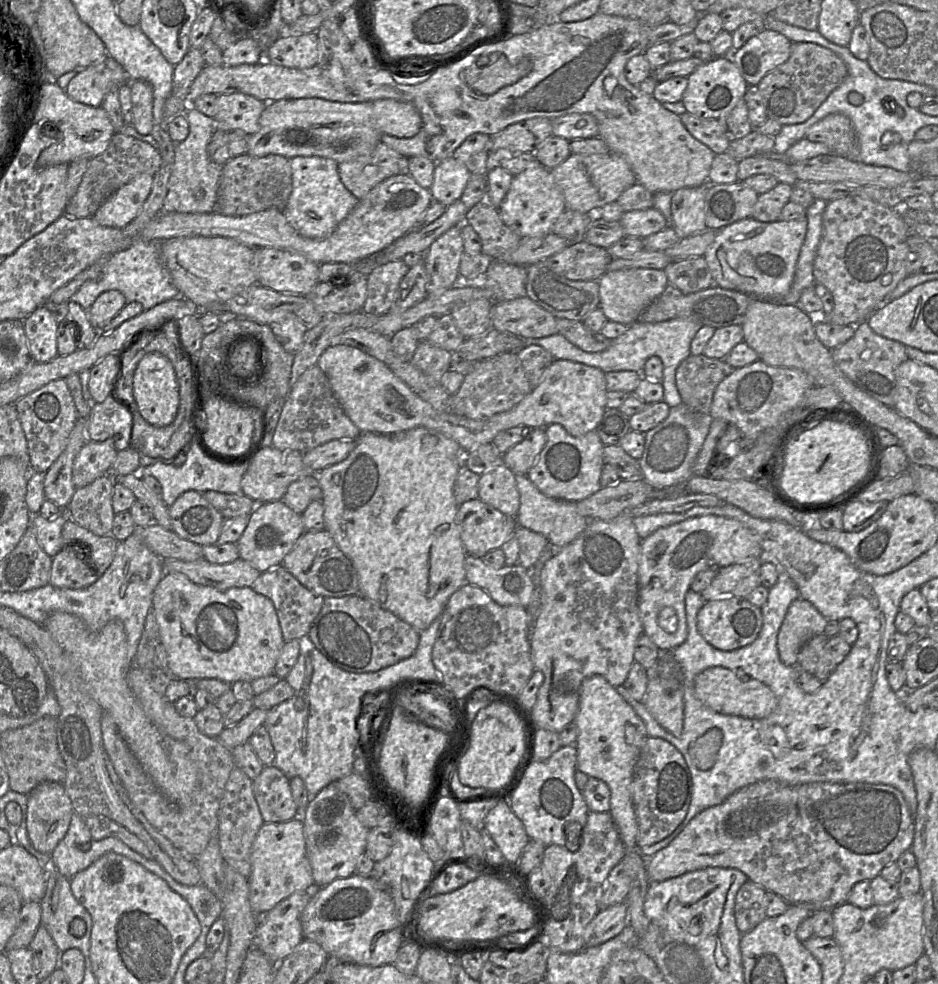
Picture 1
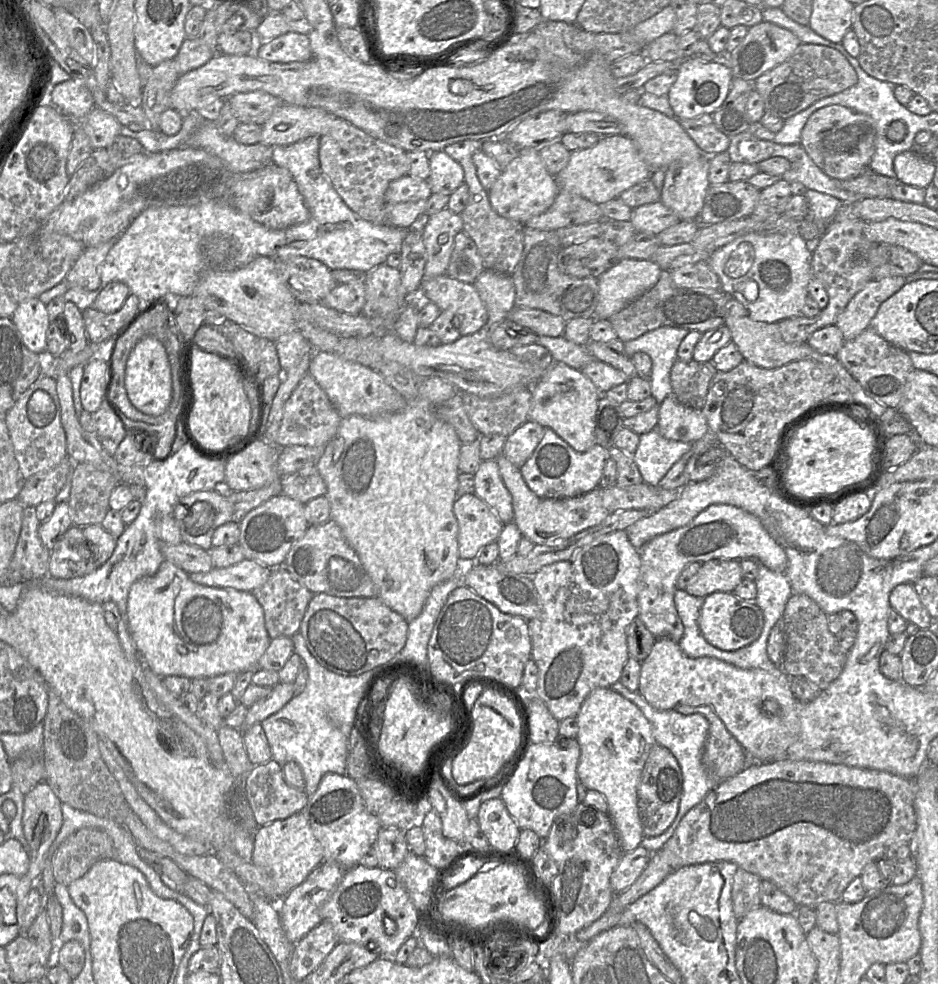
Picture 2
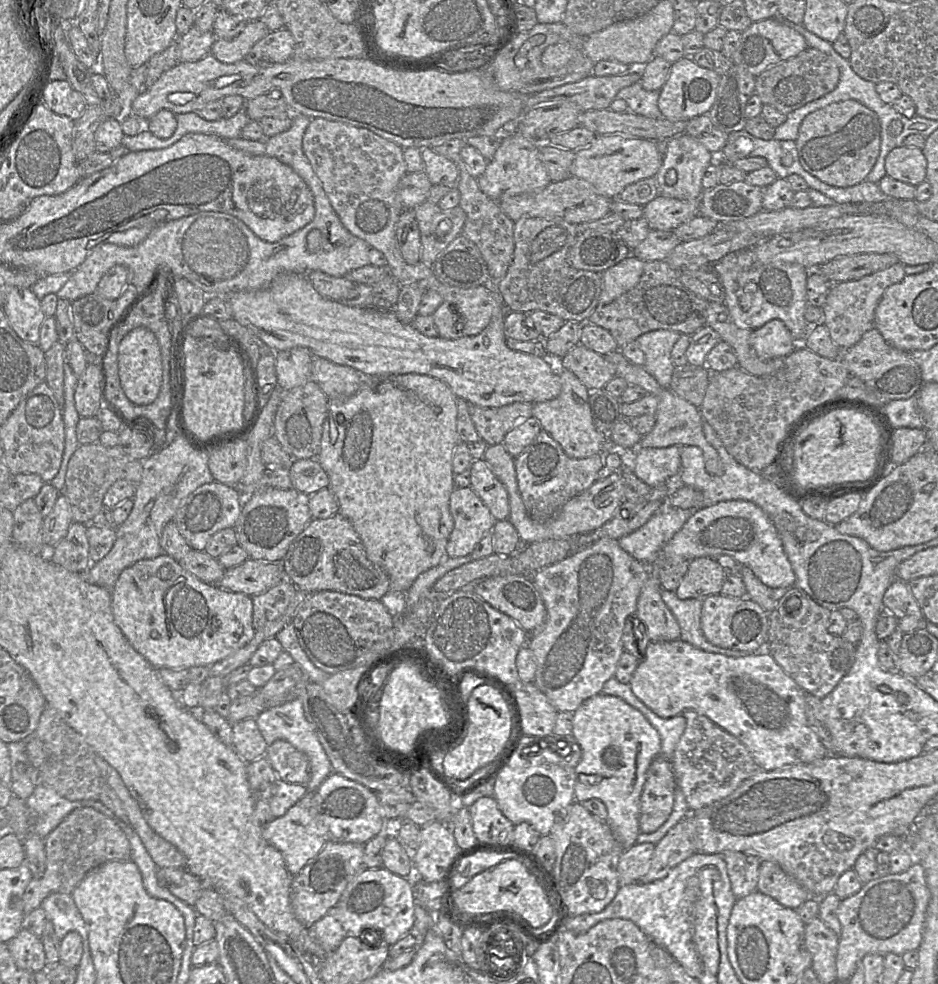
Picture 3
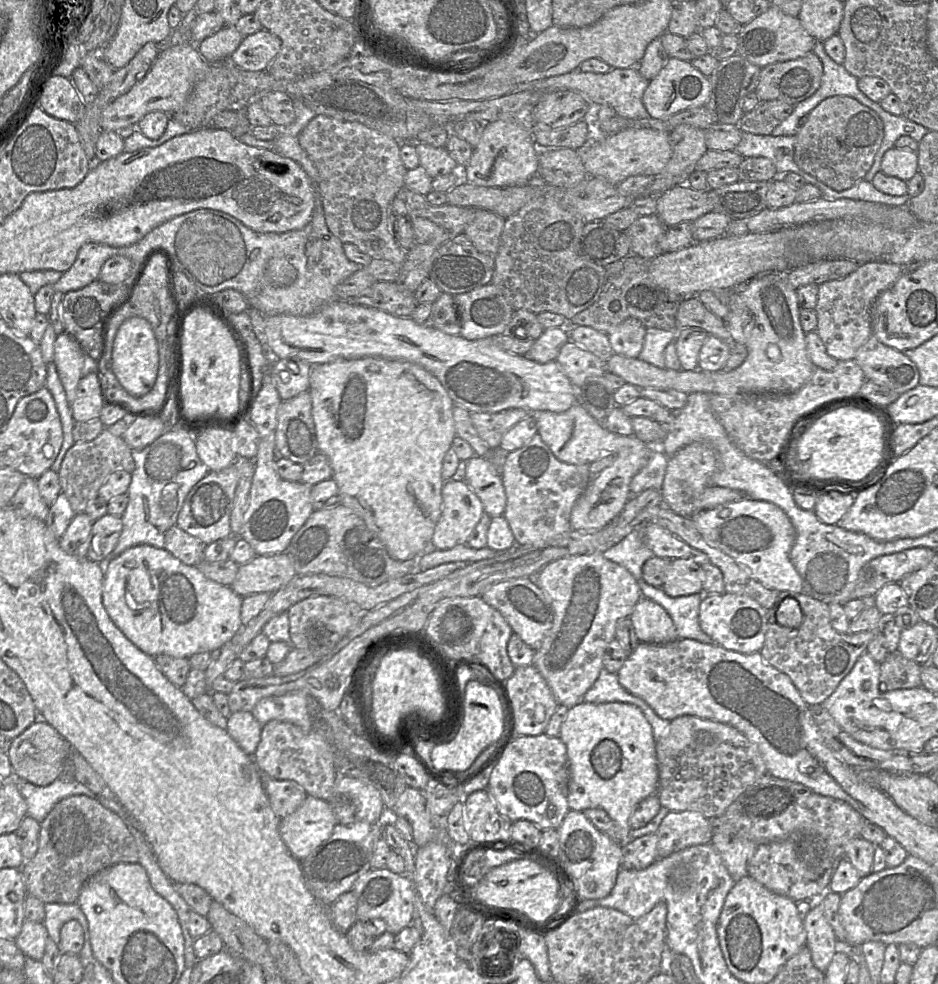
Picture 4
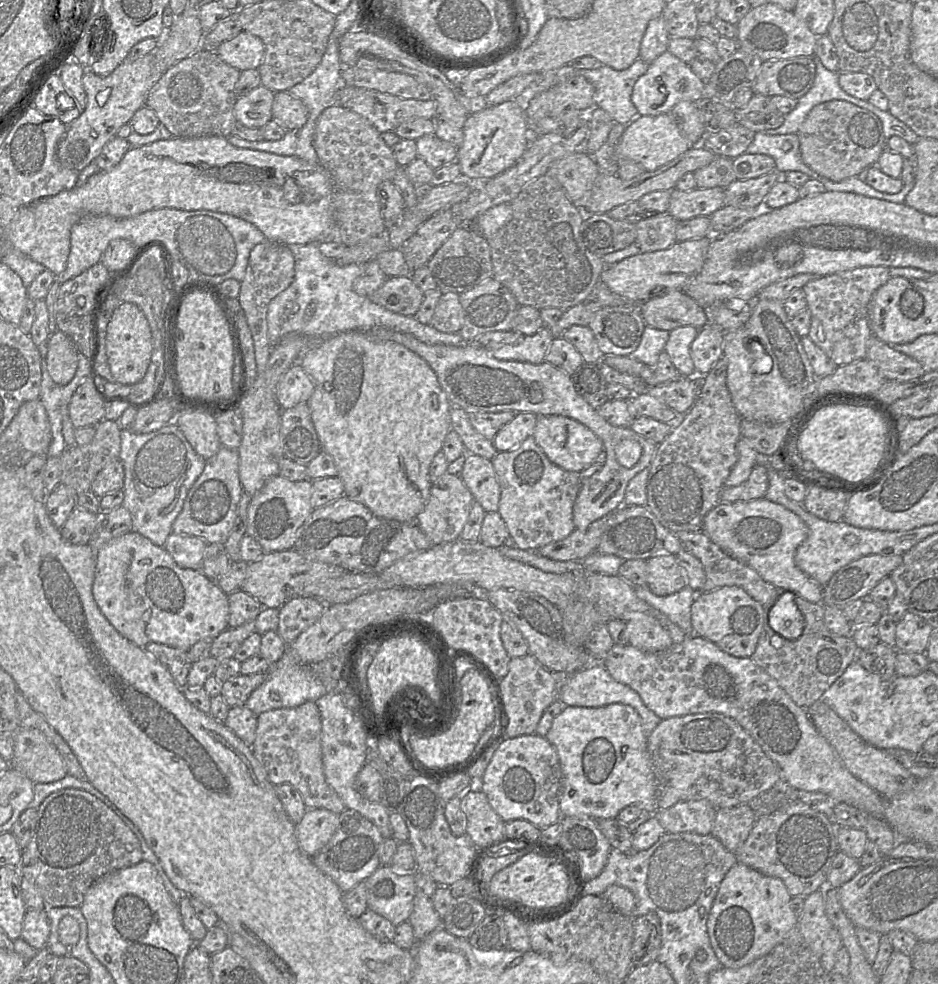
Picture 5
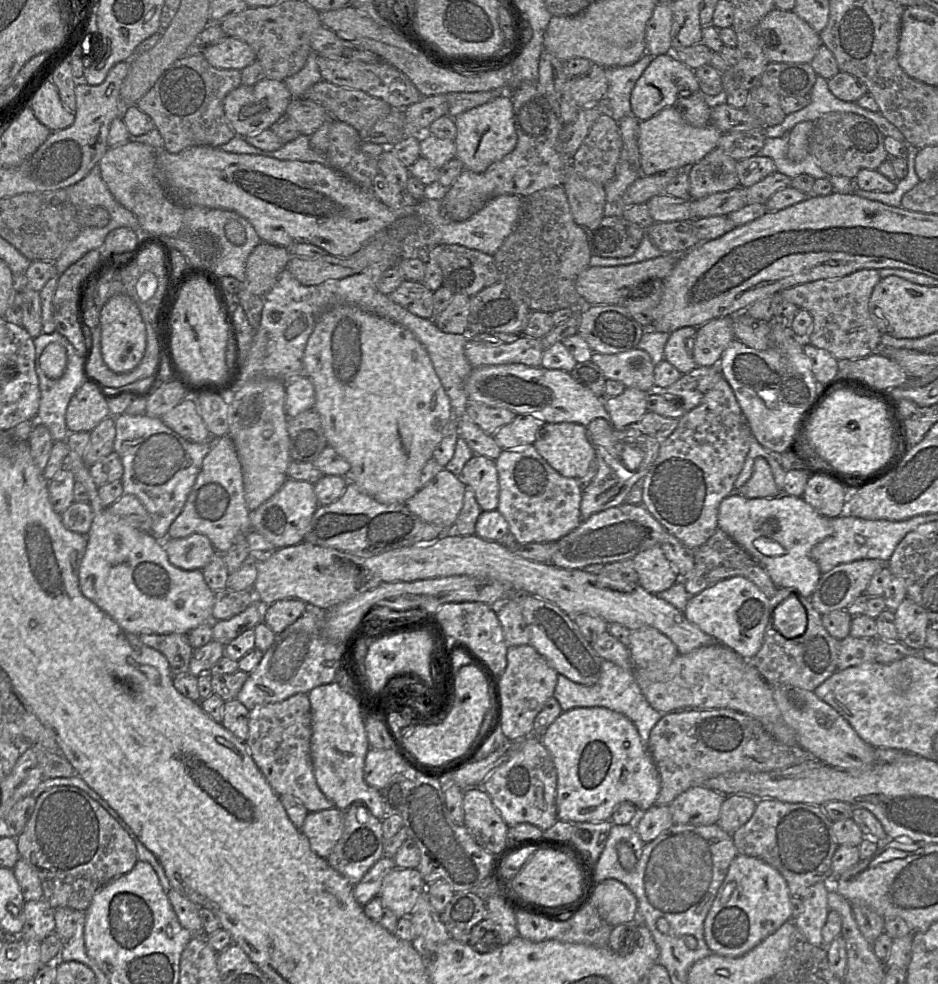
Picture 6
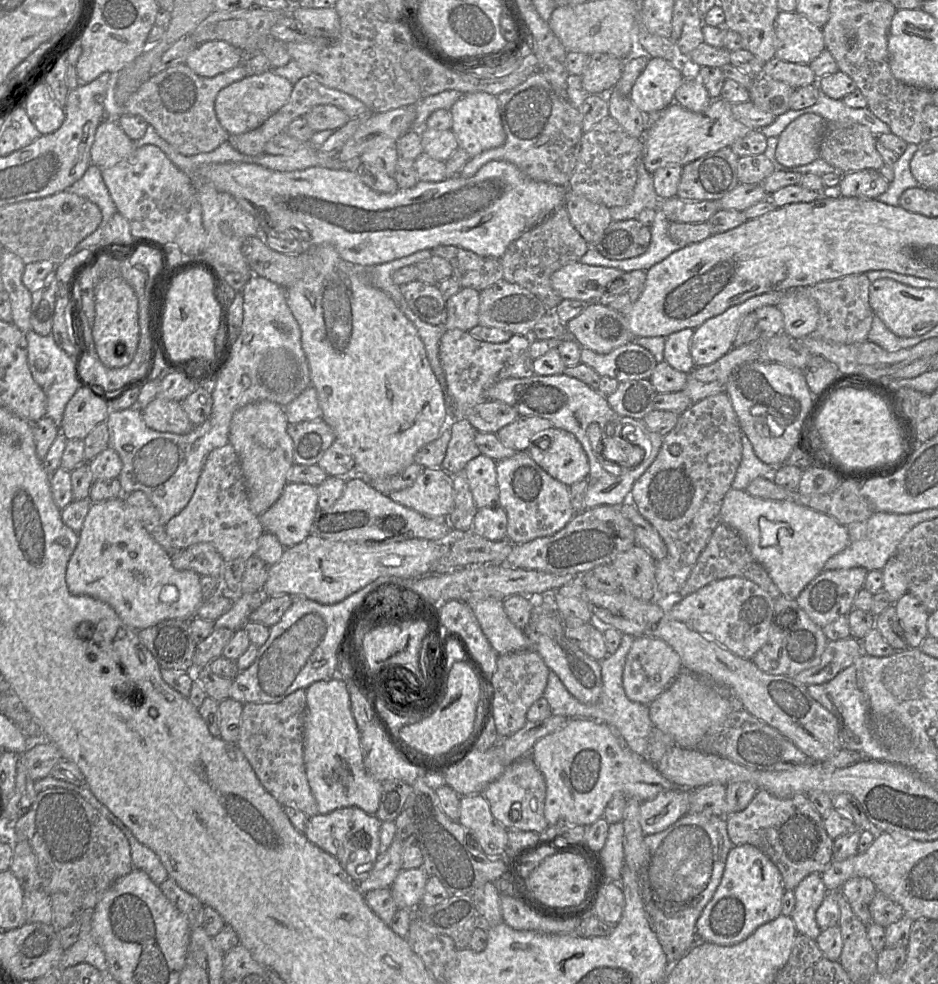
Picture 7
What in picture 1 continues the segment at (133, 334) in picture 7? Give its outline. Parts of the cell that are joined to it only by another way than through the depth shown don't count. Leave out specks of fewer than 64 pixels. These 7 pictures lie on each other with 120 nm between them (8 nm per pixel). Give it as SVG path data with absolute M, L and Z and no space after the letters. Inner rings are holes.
M148 353L138 363L133 375L133 393L143 418L151 425L171 424L179 407L179 386L170 360L159 353Z

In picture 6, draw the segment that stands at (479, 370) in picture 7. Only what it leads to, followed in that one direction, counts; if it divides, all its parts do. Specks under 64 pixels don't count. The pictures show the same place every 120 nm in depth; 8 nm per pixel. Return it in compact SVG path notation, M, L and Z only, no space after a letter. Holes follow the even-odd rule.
M521 334L511 343L476 343L468 338L465 356L472 368L490 365L521 363L531 367L541 366L543 345L540 338Z

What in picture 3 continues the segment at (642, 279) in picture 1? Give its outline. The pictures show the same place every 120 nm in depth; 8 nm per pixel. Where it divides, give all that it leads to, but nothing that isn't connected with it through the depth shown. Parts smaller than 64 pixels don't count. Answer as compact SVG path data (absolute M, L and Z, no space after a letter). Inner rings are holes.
M630 255L605 270L602 273L603 289L598 305L611 303L636 286L643 274L644 263L644 261Z

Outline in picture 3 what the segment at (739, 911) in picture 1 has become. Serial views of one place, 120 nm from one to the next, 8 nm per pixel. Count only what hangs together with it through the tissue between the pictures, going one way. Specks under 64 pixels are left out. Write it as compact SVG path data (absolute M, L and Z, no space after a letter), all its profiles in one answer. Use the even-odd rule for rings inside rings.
M728 851L722 857L736 899L744 898L757 890L761 861L756 856Z

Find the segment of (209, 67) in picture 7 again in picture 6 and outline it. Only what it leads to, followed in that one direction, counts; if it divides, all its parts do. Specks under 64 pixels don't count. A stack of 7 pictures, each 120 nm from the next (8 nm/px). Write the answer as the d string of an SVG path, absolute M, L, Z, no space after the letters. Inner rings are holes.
M230 36L208 47L203 55L216 68L240 71L256 60L254 51L246 42Z

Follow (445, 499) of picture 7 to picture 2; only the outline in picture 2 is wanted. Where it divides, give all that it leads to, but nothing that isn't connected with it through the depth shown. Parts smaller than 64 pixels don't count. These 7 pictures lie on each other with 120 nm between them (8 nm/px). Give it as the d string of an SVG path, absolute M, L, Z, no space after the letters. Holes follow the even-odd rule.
M474 493L457 497L453 512L459 526L459 557L475 561L481 547L497 541L505 524Z

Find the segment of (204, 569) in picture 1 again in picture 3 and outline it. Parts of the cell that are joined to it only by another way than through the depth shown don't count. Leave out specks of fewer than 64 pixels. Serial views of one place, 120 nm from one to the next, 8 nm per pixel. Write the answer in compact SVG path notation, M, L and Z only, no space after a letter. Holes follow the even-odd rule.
M248 558L231 569L215 585L232 592L255 596L266 592L286 579L281 562Z

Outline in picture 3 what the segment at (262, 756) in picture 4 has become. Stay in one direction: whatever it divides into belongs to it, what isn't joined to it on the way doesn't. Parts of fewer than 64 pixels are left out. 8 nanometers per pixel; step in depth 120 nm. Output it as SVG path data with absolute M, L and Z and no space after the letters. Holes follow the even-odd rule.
M276 740L267 747L266 758L281 780L307 785L310 764L307 756L285 740Z

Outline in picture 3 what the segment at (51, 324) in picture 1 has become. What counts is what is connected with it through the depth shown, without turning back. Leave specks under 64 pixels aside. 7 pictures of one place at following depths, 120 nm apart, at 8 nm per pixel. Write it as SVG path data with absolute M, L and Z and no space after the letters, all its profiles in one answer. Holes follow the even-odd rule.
M13 288L2 303L2 308L14 332L22 340L38 344L40 327L46 315L31 288Z

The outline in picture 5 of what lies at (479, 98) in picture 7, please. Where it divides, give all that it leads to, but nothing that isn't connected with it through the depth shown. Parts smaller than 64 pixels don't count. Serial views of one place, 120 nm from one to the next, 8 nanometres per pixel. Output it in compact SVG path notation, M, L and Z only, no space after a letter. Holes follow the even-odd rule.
M516 100L505 101L472 113L463 128L463 142L457 149L456 162L462 178L467 181L485 181L514 166L529 147L526 137L527 118Z

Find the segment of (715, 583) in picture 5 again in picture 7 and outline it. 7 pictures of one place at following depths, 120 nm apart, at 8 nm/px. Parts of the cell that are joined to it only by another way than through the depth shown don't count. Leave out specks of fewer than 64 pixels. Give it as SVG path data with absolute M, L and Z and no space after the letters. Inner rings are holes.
M721 522L714 530L679 592L682 597L686 597L714 581L730 577L742 577L754 582L773 599L782 595L765 568L751 555L743 537L736 530Z

